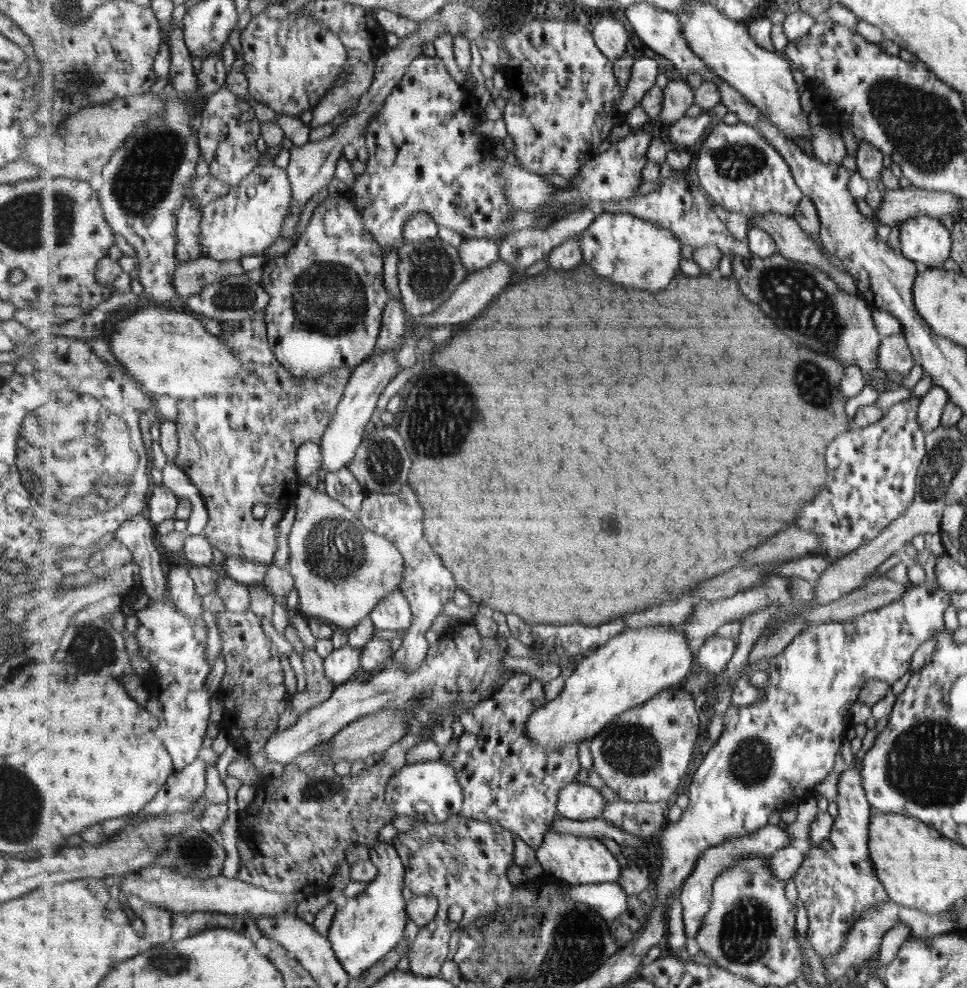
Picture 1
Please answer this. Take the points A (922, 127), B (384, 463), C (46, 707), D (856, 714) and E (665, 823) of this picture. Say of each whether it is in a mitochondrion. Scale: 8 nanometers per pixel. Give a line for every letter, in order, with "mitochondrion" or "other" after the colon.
A: mitochondrion
B: mitochondrion
C: other
D: other
E: other

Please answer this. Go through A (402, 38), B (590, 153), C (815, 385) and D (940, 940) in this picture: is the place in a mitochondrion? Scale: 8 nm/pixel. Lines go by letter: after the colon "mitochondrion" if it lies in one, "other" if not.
A: other
B: other
C: mitochondrion
D: other

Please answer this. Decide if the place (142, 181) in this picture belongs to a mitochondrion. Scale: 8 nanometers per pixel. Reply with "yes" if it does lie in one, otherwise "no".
yes

